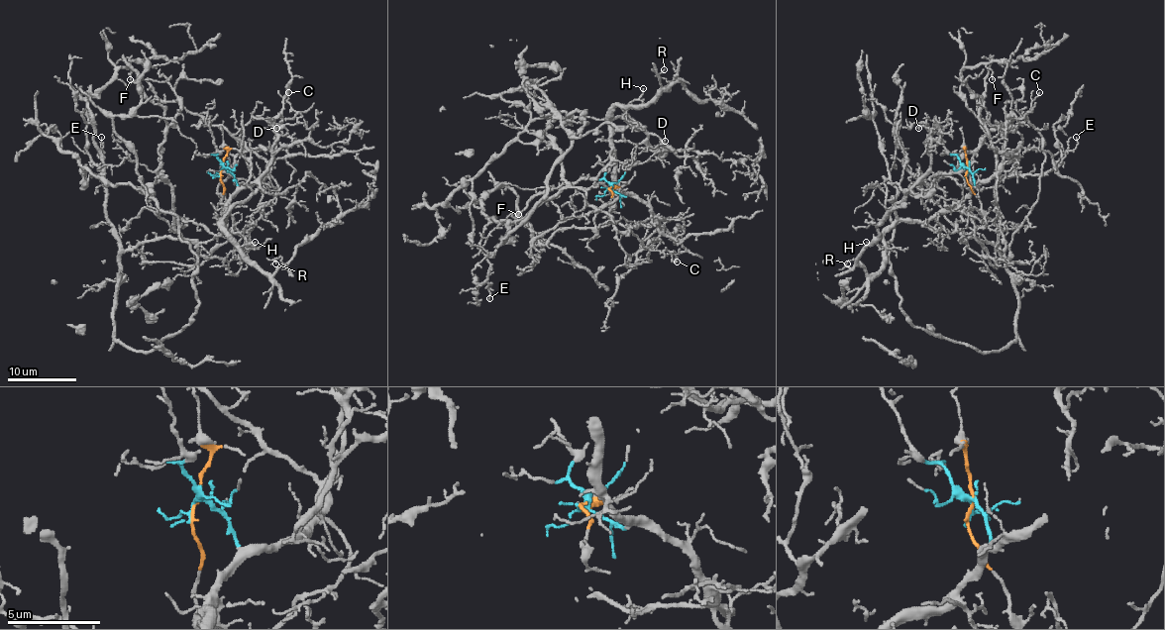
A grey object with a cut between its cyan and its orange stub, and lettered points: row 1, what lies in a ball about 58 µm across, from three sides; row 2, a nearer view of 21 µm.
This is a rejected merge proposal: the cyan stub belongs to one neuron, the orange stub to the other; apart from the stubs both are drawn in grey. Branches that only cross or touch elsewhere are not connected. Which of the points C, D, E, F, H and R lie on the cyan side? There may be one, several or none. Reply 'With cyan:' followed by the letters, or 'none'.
With cyan: C, D, H, R

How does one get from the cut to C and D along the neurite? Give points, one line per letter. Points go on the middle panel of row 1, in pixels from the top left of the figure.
C: (608, 189), (636, 195), (645, 203), (661, 229), (683, 247), (678, 262)
D: (608, 189), (624, 196), (615, 177), (610, 123), (628, 119), (657, 152), (666, 152), (661, 144), (666, 140)

